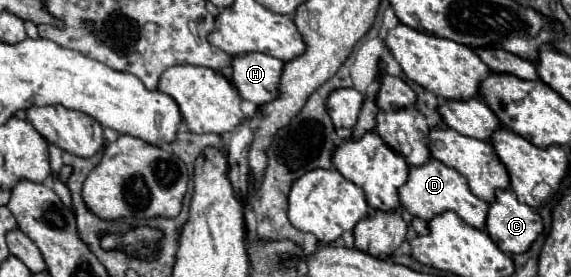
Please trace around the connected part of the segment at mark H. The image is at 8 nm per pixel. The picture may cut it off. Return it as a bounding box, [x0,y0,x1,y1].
[232,53,282,105]

